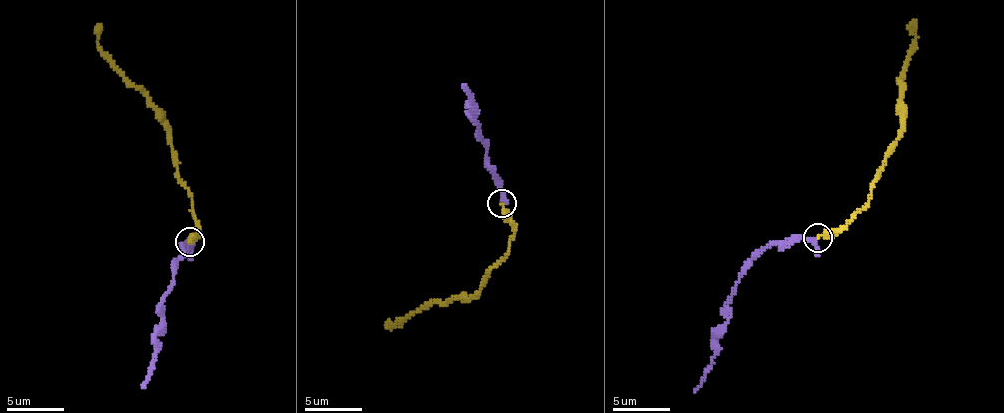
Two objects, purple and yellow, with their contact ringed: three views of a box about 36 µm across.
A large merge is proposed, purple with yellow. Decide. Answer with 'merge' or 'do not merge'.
merge

